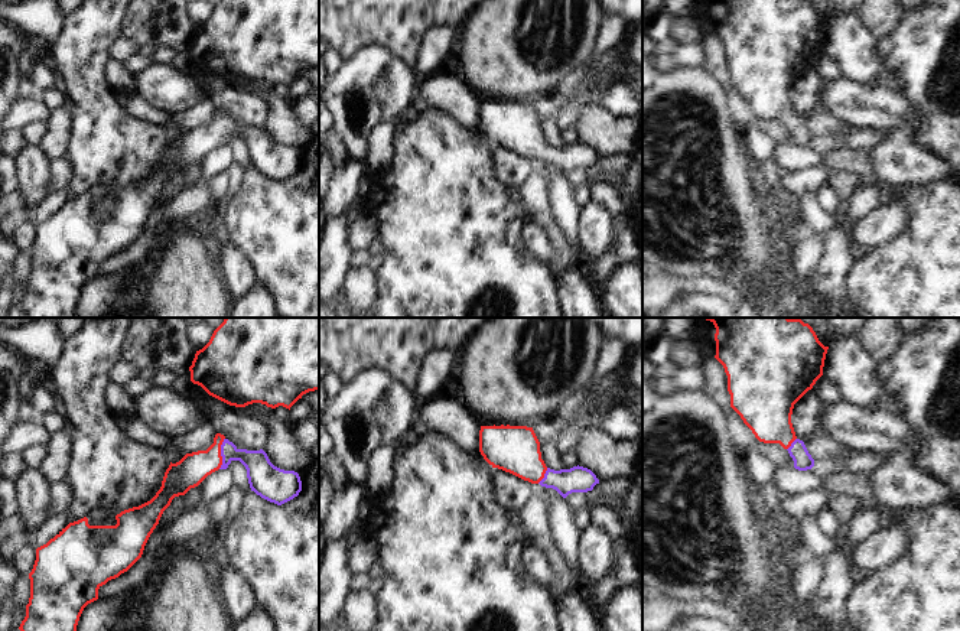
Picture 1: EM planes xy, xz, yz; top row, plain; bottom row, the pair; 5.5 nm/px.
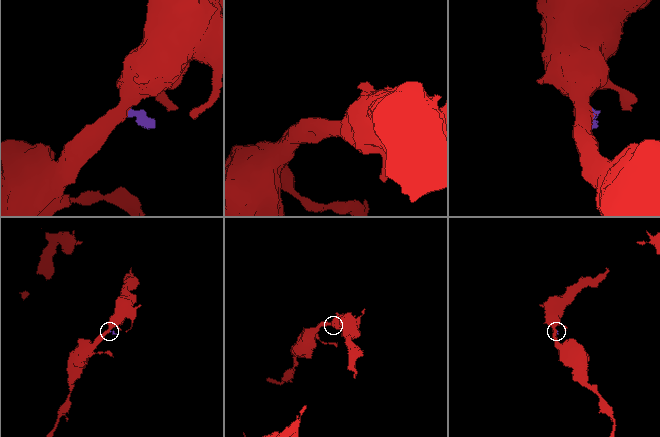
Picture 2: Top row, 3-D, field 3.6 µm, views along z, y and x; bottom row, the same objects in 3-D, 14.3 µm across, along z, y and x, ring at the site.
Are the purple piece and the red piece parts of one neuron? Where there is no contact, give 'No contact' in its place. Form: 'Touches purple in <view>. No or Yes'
Touches purple in xy. Yes.

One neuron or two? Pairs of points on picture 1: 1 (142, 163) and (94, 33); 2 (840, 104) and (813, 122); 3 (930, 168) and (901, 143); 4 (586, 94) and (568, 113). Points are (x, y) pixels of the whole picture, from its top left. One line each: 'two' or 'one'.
1: one
2: two
3: one
4: one

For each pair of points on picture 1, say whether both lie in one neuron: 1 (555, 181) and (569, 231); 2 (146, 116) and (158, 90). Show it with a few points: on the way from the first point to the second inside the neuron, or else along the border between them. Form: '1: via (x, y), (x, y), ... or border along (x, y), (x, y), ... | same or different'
1: via (560, 194), (566, 218) | same
2: border along (130, 93), (171, 116) | different

